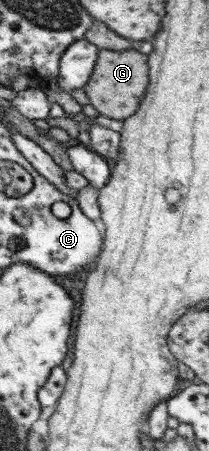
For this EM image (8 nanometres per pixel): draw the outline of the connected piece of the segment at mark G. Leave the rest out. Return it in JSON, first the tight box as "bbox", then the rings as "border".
{"bbox":[83,50,148,120],"border":[[[102,50],[102,58],[98,58],[98,66],[93,70],[88,84],[83,89],[88,95],[90,104],[96,108],[100,115],[124,120],[136,113],[148,87],[148,64],[146,56],[134,50],[128,52],[110,52]]]}

